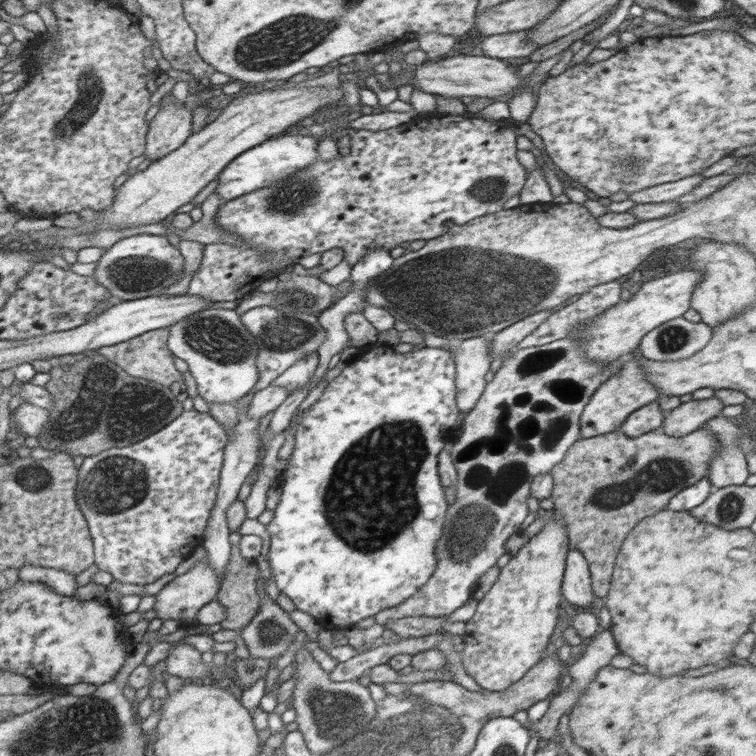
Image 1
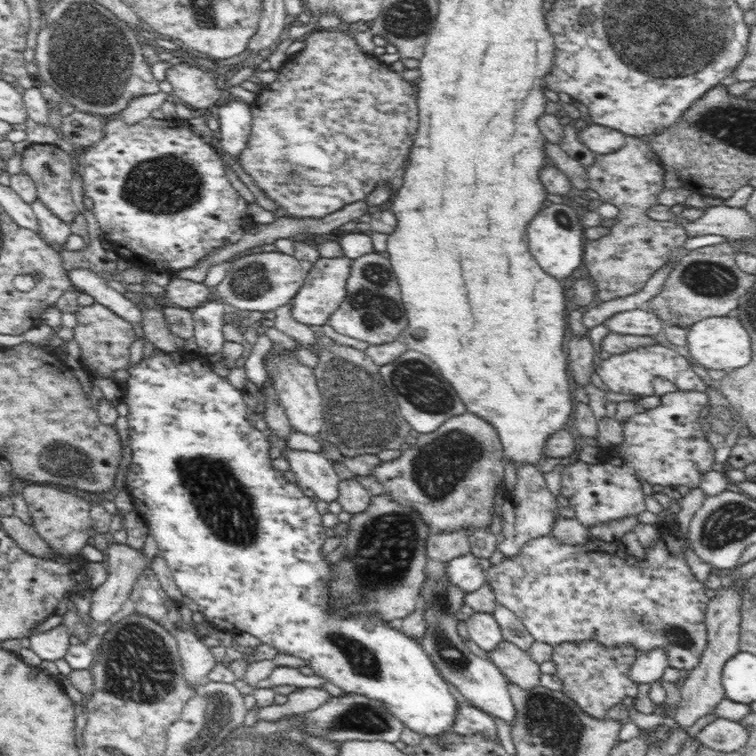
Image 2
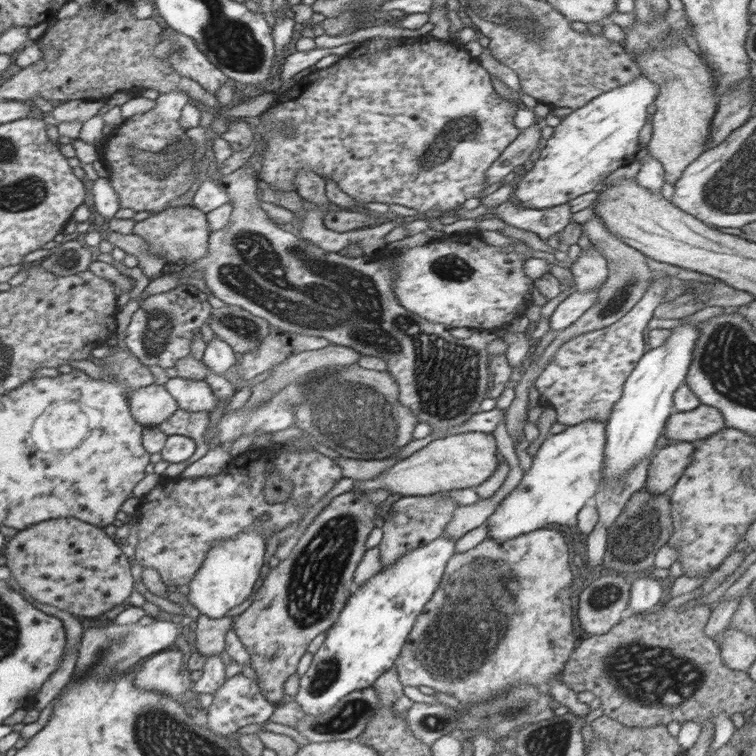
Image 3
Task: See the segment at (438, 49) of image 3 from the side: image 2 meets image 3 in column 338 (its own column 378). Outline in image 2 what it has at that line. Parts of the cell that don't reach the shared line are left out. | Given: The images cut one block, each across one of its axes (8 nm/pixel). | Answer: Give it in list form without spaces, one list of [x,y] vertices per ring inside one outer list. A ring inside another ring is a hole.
[[[318,27],[302,39],[305,41],[304,50],[296,55],[290,54],[286,62],[277,70],[277,79],[265,85],[263,90],[257,92],[256,102],[251,109],[250,136],[248,136],[245,150],[240,154],[239,163],[254,178],[257,186],[274,200],[277,208],[283,208],[284,216],[296,219],[321,219],[323,216],[340,210],[343,206],[365,200],[374,188],[386,187],[390,191],[396,192],[403,185],[406,164],[409,162],[412,144],[418,128],[419,110],[417,107],[415,84],[404,80],[390,66],[378,61],[376,56],[364,53],[358,43],[356,43],[354,35],[344,32],[326,31]]]

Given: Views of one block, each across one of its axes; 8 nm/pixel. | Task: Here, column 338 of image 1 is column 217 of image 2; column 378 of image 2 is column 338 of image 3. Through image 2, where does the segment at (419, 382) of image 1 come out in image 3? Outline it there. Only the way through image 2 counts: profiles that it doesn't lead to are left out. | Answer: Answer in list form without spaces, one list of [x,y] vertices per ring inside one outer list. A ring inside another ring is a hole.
[[[440,537],[436,540],[433,540],[432,542],[429,542],[428,544],[421,545],[420,548],[413,548],[410,552],[404,554],[402,558],[399,558],[394,564],[391,564],[390,566],[384,566],[381,571],[379,571],[374,577],[372,577],[372,579],[370,579],[370,581],[367,581],[361,587],[355,587],[353,593],[350,595],[350,598],[345,602],[341,613],[338,615],[338,622],[335,622],[327,631],[327,636],[323,645],[321,645],[318,651],[313,654],[314,659],[310,665],[310,668],[300,677],[300,689],[298,689],[298,693],[295,695],[295,697],[293,697],[293,700],[298,703],[298,706],[304,710],[305,714],[322,715],[325,712],[328,712],[340,699],[343,699],[344,696],[357,690],[372,687],[375,683],[375,680],[379,676],[382,676],[382,674],[384,674],[389,669],[394,668],[395,660],[401,653],[404,644],[407,643],[408,636],[410,635],[410,632],[416,623],[417,616],[423,611],[425,604],[431,599],[434,591],[439,587],[445,566],[451,559],[451,556],[455,553],[454,546],[456,546],[456,541],[456,539]]]

